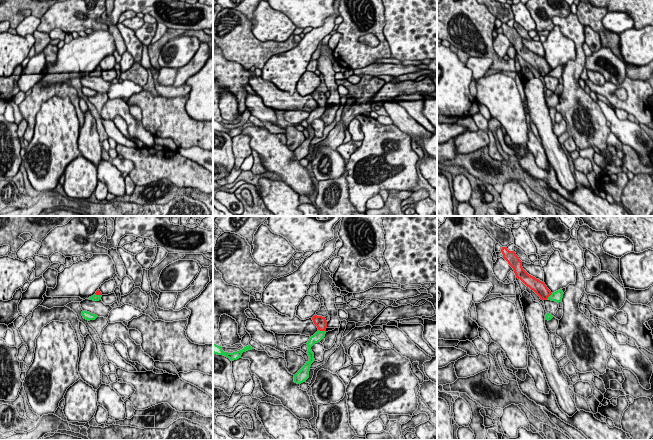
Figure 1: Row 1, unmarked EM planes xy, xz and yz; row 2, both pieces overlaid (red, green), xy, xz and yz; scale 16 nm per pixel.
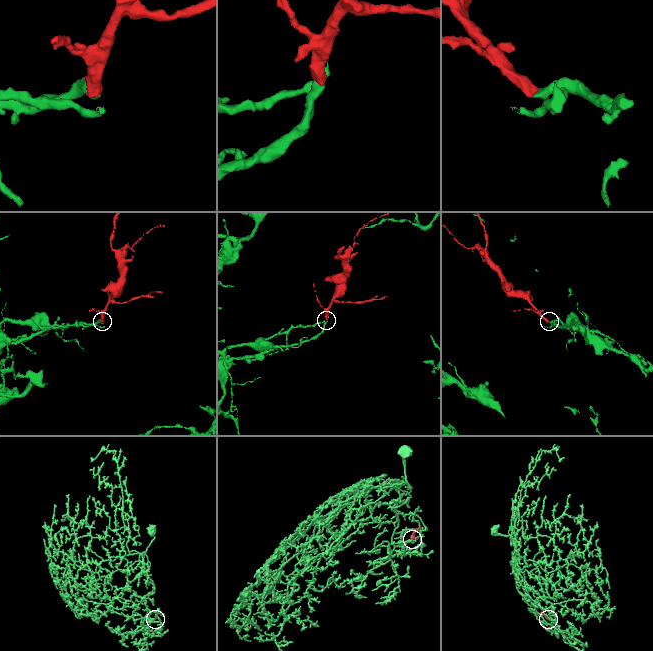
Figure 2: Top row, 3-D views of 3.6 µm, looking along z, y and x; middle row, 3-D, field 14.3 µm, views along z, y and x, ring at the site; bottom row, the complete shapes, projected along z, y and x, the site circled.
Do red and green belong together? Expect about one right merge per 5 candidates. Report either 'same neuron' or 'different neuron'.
same neuron

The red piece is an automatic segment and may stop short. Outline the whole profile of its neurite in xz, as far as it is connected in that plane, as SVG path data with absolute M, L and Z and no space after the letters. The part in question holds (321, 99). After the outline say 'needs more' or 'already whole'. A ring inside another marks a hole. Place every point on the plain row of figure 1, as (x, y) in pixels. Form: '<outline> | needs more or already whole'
M314 91L312 93L314 100L317 102L318 107L310 113L309 117L306 119L308 123L307 130L309 132L309 137L294 151L294 158L301 160L309 154L309 147L311 140L314 138L314 129L311 126L311 123L320 118L326 110L327 97L325 93Z | needs more

